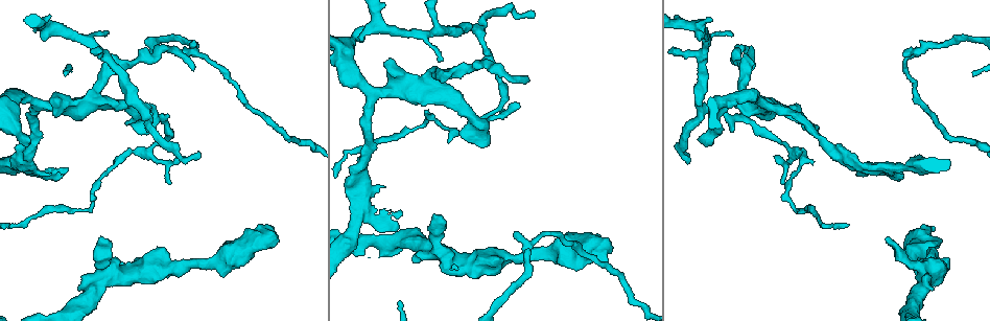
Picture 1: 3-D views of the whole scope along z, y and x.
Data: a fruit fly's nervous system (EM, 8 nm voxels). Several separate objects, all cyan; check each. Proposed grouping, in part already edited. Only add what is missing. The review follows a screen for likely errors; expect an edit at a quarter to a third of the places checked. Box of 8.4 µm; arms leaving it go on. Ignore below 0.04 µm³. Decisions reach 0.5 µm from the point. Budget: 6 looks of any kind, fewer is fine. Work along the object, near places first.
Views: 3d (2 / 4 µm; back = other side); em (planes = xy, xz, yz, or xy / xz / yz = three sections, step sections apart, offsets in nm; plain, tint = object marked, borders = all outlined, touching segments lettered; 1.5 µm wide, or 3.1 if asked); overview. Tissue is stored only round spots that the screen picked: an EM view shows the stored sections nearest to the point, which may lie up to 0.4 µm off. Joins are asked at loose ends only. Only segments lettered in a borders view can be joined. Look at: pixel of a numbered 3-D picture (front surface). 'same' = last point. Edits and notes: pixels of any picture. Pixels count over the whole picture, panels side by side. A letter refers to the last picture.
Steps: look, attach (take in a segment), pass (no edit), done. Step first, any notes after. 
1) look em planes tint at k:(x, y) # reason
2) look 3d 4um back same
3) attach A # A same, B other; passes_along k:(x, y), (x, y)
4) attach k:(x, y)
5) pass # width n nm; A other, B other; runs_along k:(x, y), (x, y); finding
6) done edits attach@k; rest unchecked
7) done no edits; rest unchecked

look em planes borders at 1:(729, 36) # branch stops here

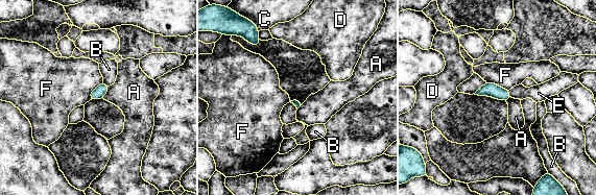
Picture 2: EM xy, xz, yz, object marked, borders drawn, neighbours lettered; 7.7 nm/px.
attach E # longest_contact F 190 nm; A other, B other, C other, D other, E same, F other; passes_along 2:(492, 90), (509, 94), (539, 93); the cell continues

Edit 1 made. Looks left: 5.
look overview # redraw

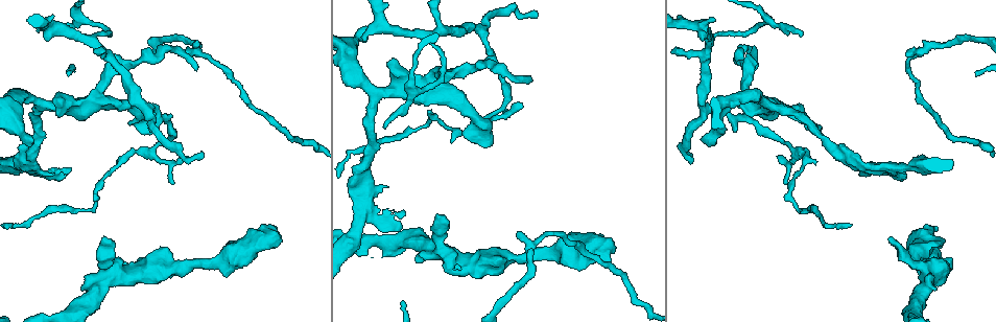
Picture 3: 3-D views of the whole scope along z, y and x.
look 3d 4um at 3:(757, 68) # free end

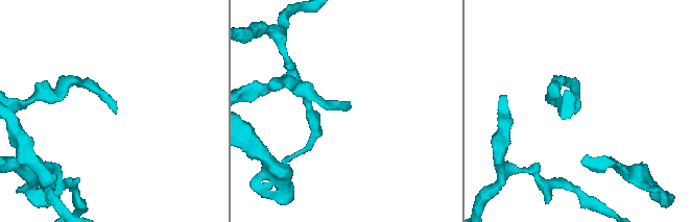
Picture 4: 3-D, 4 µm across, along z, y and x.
look em yz step 8 borders at 4:(348, 106) # need the tissue

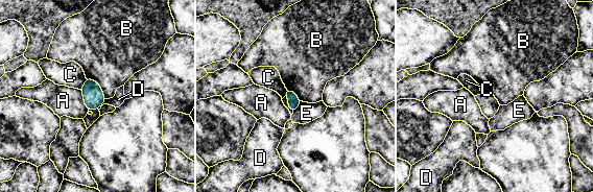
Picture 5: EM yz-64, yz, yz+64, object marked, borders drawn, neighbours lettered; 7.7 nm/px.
look em planes borders same

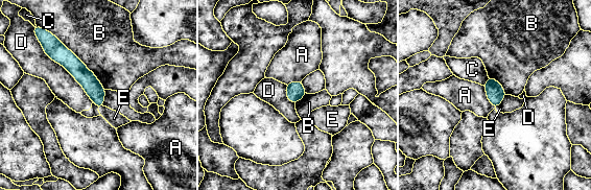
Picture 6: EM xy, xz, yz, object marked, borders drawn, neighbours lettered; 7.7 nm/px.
pass # A other, B other, C other, D other, E other; runs_along 6:(56, 46), (90, 82), (100, 103); no lettered segment goes on from it

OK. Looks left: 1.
look em planes borders at 3:(383, 126) # free end

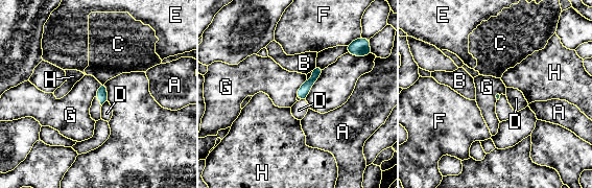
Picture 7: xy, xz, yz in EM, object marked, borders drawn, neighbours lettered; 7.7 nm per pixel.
pass # A other, B other, C other, D other, E other, F other, G other, H other; border 7:(306, 78), (297, 91), (296, 96); no lettered segment goes on from it

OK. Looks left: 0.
done edits attach@2; rest unchecked

